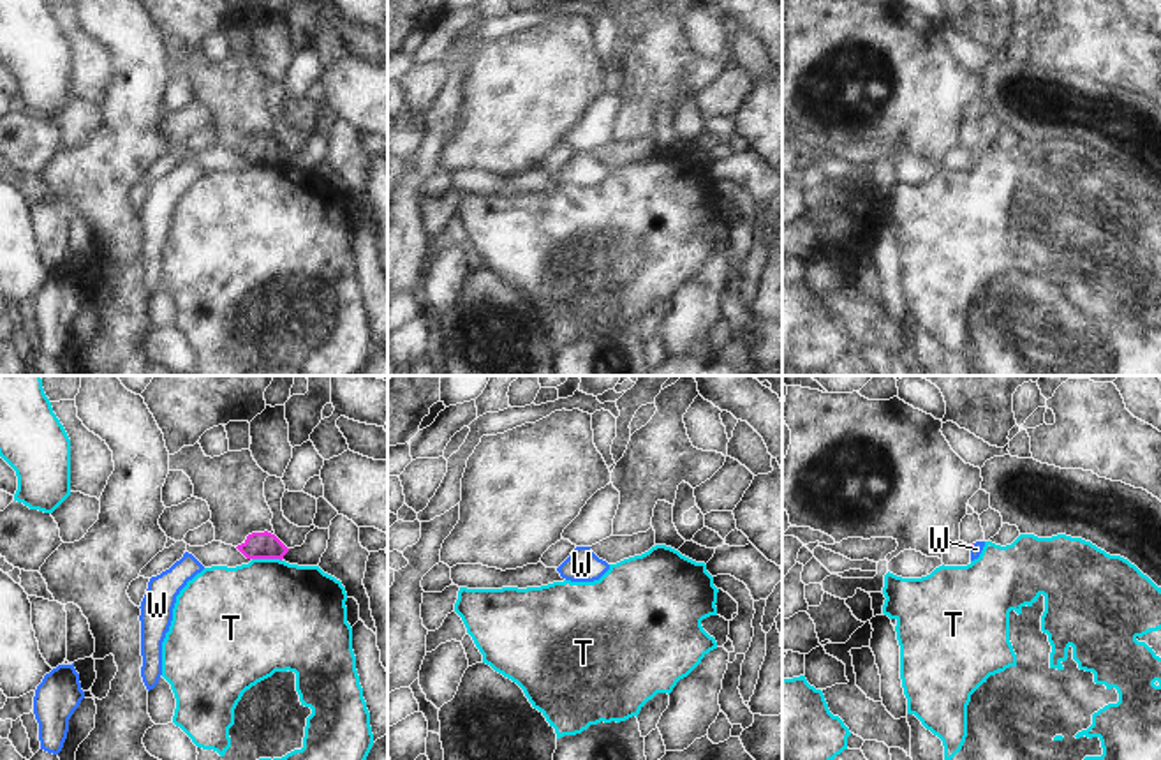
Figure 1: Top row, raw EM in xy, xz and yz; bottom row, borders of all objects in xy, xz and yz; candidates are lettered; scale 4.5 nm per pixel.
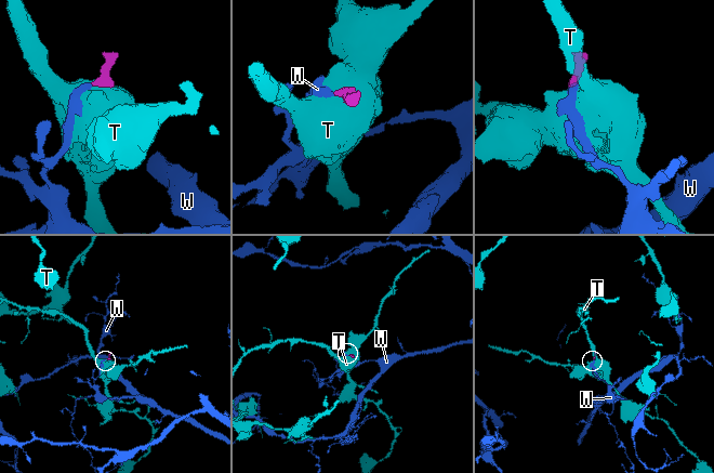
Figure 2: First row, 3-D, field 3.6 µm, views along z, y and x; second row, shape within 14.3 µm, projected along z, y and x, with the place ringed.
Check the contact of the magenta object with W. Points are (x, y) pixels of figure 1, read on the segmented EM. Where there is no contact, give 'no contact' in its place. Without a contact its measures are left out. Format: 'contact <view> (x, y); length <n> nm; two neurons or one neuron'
no contact; one neuron

